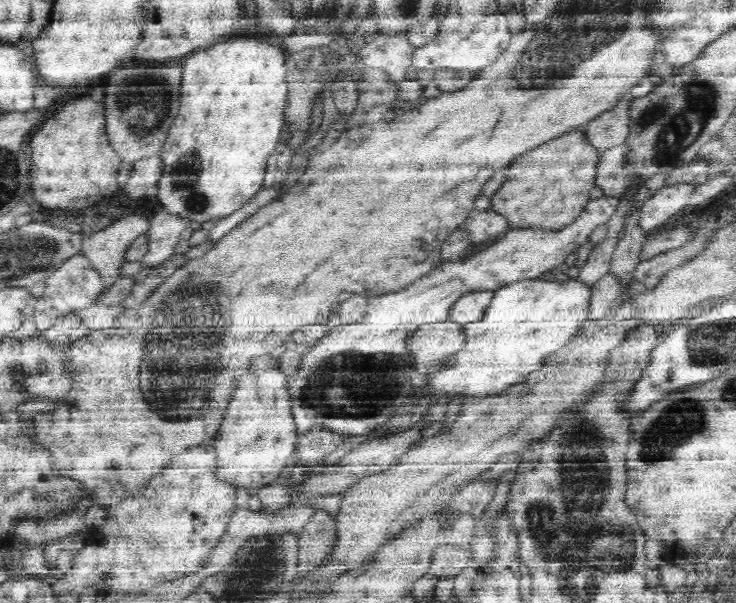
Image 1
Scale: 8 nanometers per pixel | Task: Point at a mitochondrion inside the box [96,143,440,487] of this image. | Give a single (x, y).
(176, 400)

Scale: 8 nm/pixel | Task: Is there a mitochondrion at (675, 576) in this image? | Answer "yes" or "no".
no

